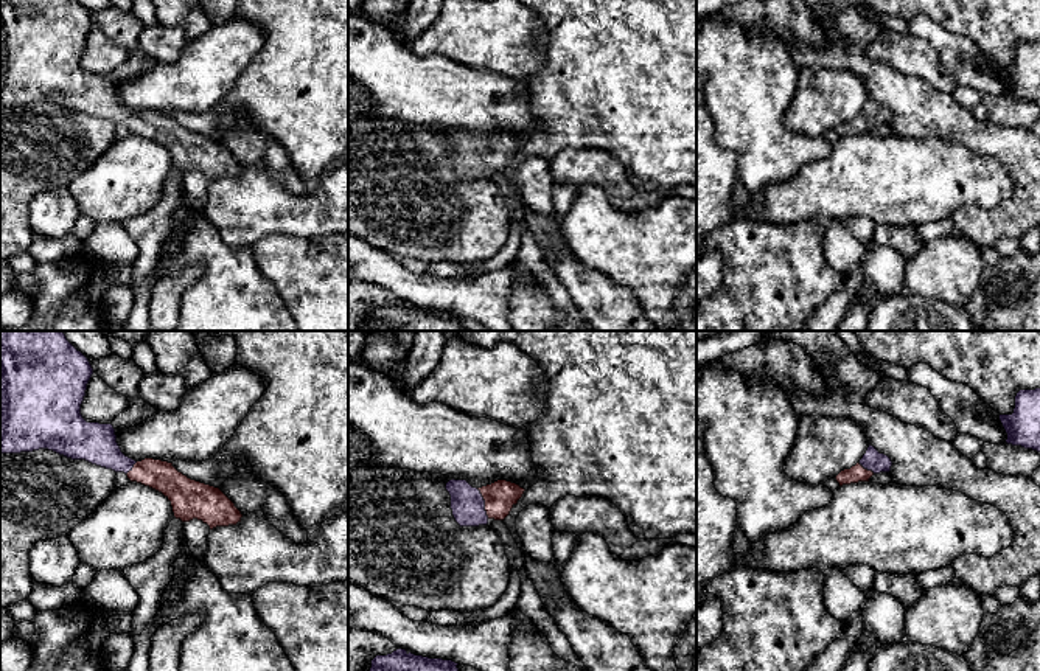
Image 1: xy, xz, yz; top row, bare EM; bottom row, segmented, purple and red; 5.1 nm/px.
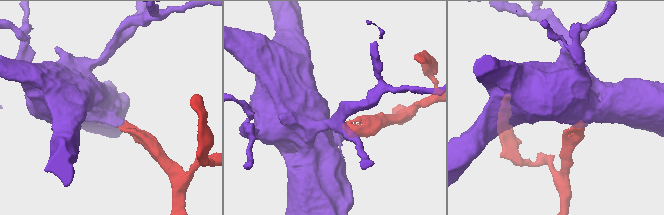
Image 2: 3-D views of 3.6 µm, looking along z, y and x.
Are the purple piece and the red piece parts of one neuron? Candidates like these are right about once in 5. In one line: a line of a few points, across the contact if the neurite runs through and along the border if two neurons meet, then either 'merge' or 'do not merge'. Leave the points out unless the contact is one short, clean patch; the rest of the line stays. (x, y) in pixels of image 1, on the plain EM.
line xz (468, 159), (484, 156), (499, 149); merge

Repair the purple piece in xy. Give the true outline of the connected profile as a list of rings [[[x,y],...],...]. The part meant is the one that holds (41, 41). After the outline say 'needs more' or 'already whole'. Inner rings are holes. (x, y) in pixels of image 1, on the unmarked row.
[[[0,0],[0,106],[48,101],[124,124],[131,134],[162,144],[171,154],[174,169],[182,174],[197,171],[210,182],[241,174],[241,163],[219,140],[188,130],[168,113],[135,113],[121,104],[112,76],[87,75],[81,56],[92,26],[89,11],[76,0]]]; needs more

